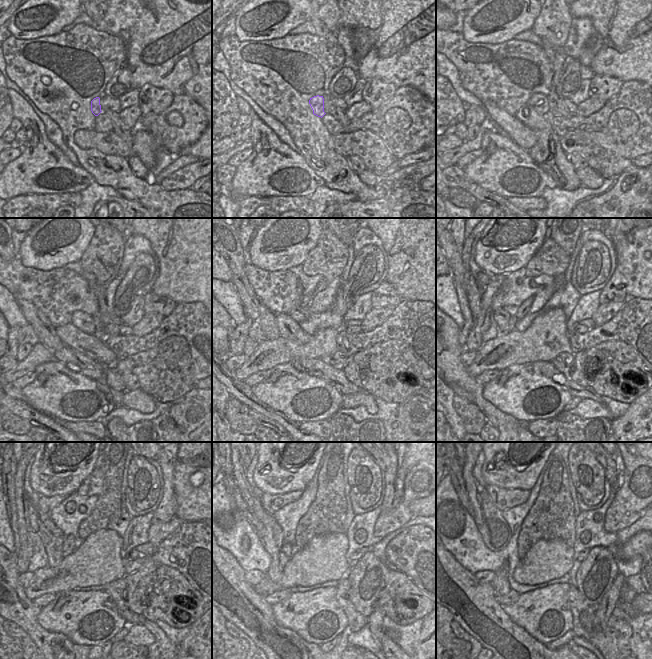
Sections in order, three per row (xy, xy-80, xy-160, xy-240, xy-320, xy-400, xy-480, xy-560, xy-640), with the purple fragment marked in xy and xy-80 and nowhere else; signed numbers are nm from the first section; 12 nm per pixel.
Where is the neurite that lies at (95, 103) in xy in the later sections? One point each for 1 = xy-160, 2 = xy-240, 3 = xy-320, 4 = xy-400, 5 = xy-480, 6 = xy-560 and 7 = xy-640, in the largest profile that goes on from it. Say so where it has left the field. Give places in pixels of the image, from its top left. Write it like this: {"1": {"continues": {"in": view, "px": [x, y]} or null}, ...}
{"1": {"continues": {"in": "xy-160", "px": [539, 102]}}, "2": {"continues": {"in": "xy-240", "px": [81, 320]}}, "3": {"continues": {"in": "xy-320", "px": [299, 314]}}, "4": {"continues": {"in": "xy-400", "px": [511, 309]}}, "5": {"continues": {"in": "xy-480", "px": [51, 527]}}, "6": {"continues": {"in": "xy-560", "px": [240, 468]}}, "7": {"continues": {"in": "xy-640", "px": [461, 462]}}}

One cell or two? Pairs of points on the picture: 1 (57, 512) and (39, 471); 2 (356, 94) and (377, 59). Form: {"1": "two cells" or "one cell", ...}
{"1": "two cells", "2": "two cells"}

